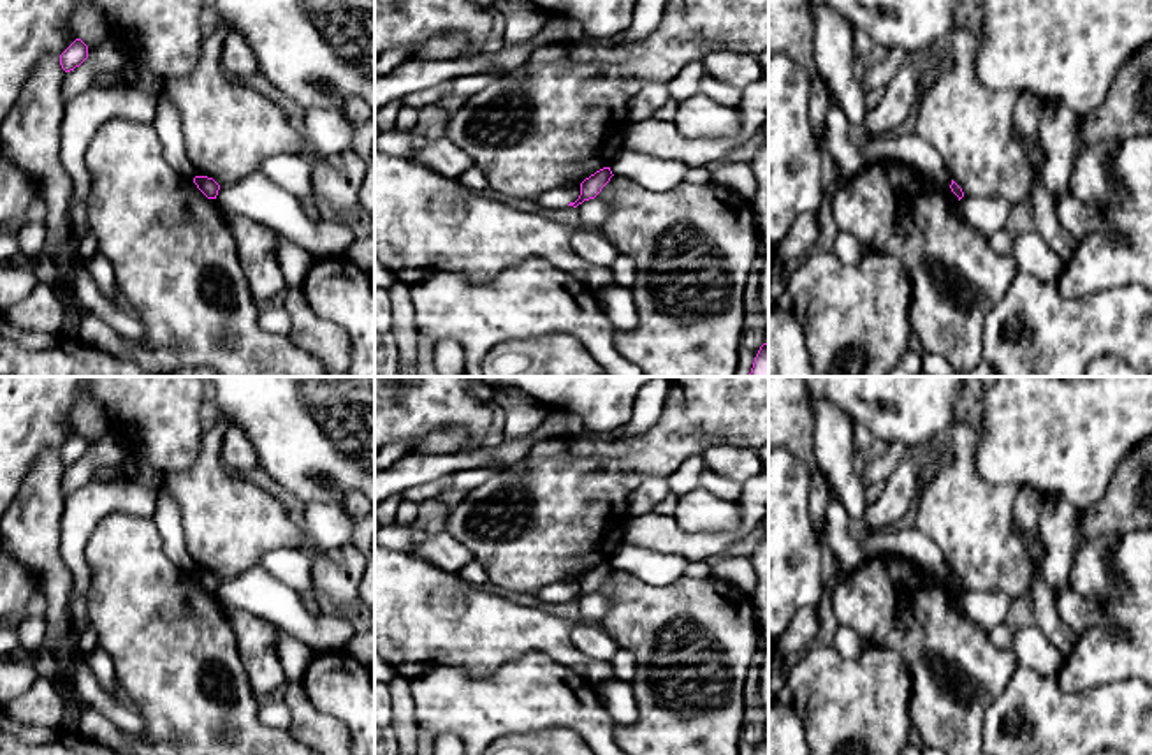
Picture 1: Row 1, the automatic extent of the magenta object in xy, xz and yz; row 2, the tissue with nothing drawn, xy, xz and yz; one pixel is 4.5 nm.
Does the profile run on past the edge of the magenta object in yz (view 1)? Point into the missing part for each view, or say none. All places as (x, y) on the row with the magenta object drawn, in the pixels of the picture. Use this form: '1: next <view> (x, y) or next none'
1: next none

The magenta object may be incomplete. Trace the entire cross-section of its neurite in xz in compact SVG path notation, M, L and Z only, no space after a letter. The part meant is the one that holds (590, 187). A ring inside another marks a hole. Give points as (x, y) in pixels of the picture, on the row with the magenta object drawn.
M603 167L603 169L596 171L594 174L591 174L589 178L586 178L580 183L579 199L575 202L570 202L568 206L577 208L584 201L594 199L602 192L602 188L610 181L612 176L614 174L612 174L610 167Z

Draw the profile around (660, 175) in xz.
M623 148L609 167L614 176L630 178L647 190L668 192L684 181L689 165Z

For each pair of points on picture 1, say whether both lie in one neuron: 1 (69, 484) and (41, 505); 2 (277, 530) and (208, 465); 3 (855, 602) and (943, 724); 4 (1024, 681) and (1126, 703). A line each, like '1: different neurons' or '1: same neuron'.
1: different neurons
2: same neuron
3: same neuron
4: same neuron

